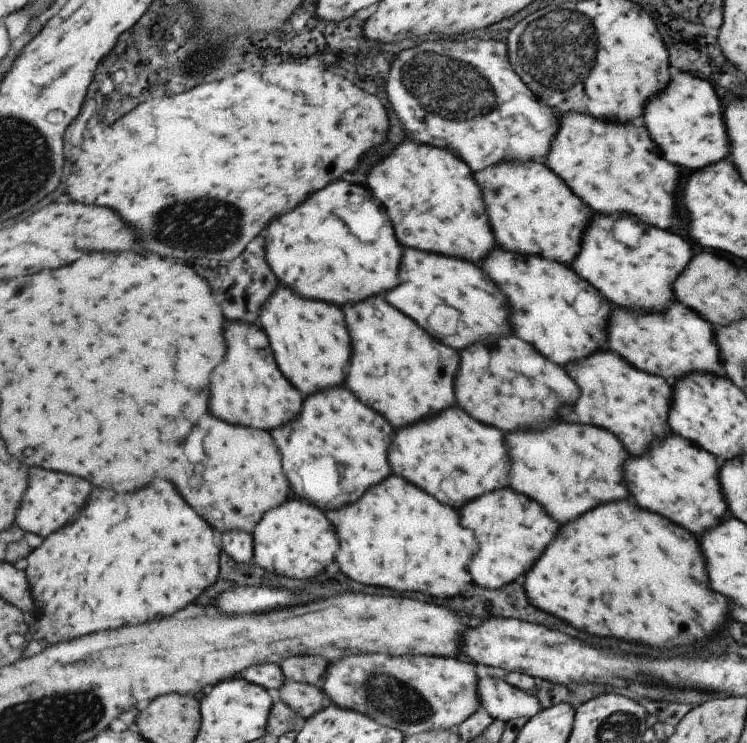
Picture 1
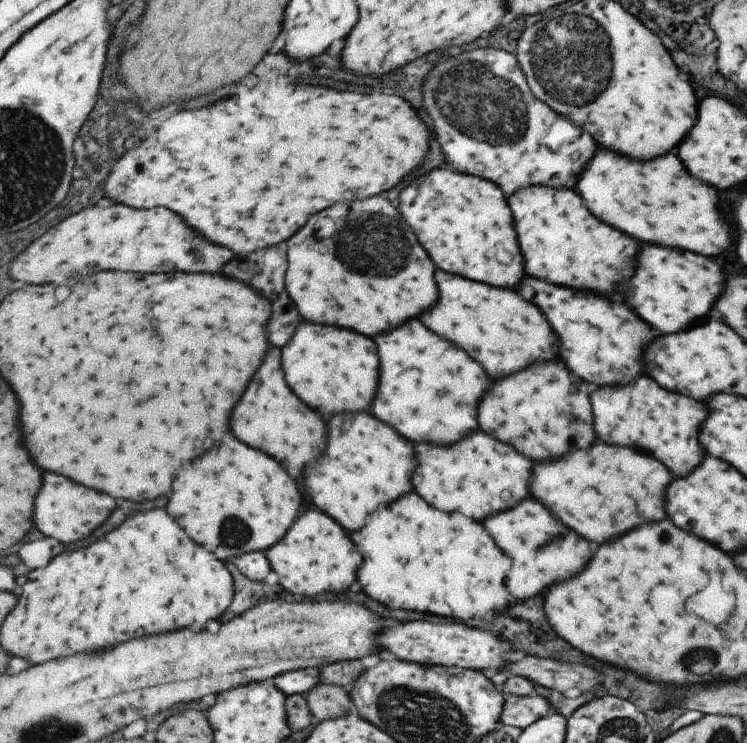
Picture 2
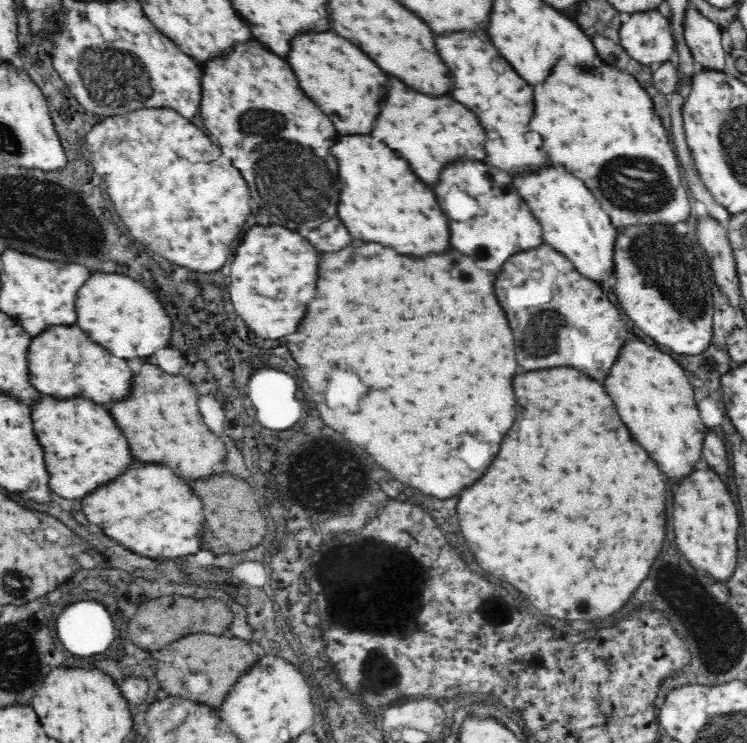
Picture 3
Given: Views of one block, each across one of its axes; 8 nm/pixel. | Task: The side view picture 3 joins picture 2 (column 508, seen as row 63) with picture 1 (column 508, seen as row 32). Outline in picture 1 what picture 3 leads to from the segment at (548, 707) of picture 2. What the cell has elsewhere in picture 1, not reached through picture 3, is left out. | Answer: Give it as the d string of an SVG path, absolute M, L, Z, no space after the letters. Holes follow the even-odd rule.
M485 677L478 687L481 704L495 720L531 719L543 710L537 694L529 694L506 679Z

